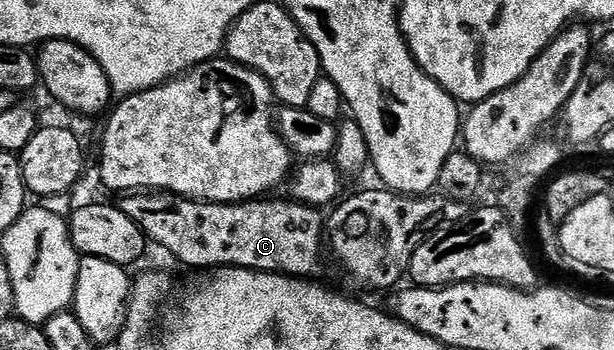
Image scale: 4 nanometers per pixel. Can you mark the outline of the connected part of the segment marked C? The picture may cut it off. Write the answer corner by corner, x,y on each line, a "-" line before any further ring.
134,191
123,196
120,201
120,208
132,223
136,223
142,232
146,234
151,242
154,241
162,249
167,249
176,260
190,269
210,269
206,271
217,271
220,269
251,269
261,273
280,273
284,277
296,277
299,279
314,279
322,269
322,249
324,253
324,217
317,208
312,205
301,205
293,199
286,201
266,201
270,199
255,199
253,201
240,201
233,205
221,205
215,201
191,201
188,197
180,197
177,193
164,193
161,191

